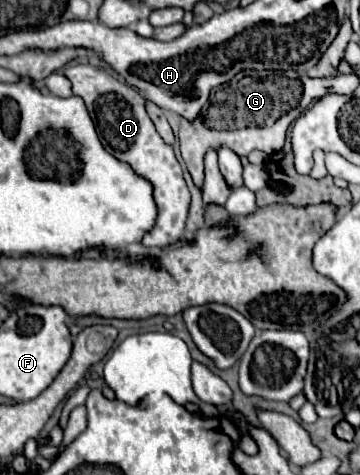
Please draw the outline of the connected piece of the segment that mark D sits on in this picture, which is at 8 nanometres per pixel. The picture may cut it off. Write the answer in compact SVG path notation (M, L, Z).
M75 64L65 68L63 76L69 78L73 94L85 100L85 106L95 122L97 134L105 150L109 150L109 154L113 154L115 158L129 162L133 170L137 170L137 174L153 182L153 196L157 198L157 206L161 206L161 214L157 216L157 226L145 236L143 244L167 248L177 242L187 242L189 236L185 232L185 222L191 204L191 194L183 180L183 170L175 158L173 148L163 142L163 138L157 134L151 118L145 112L145 98L133 86L119 82L105 68L99 66Z

